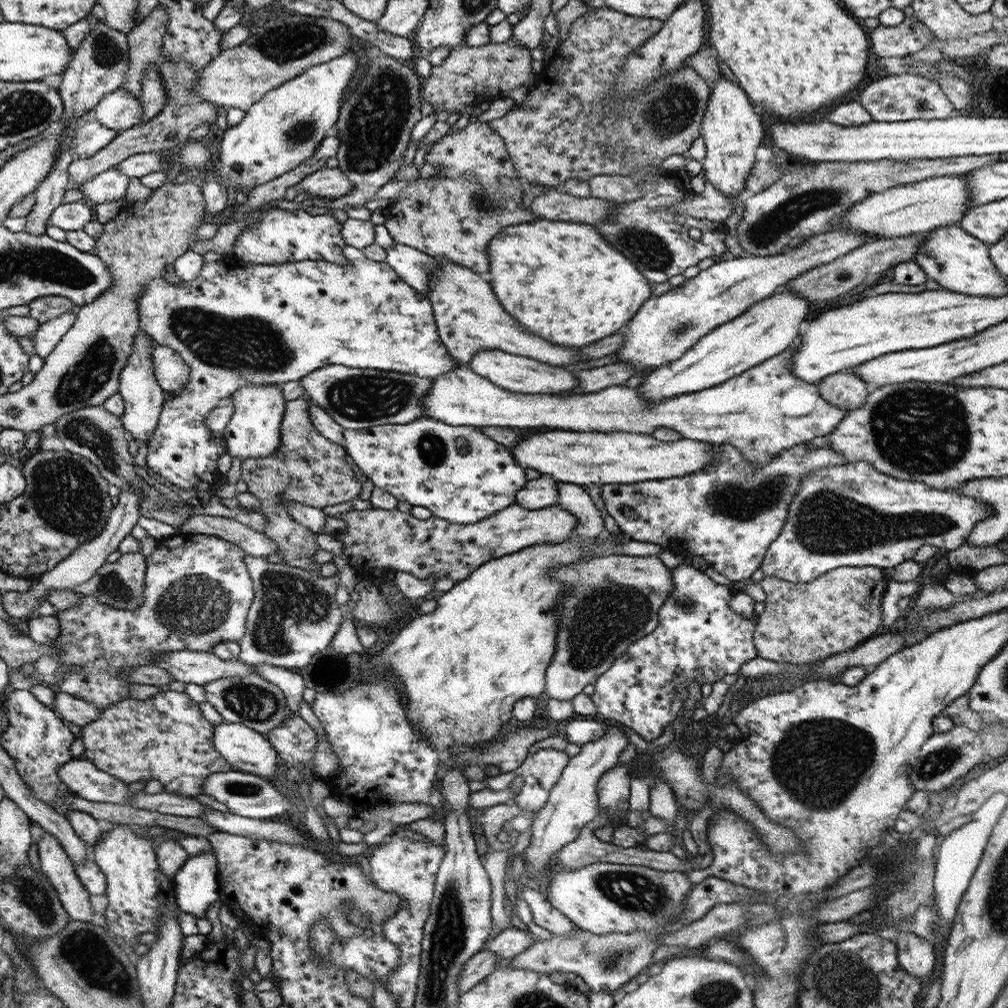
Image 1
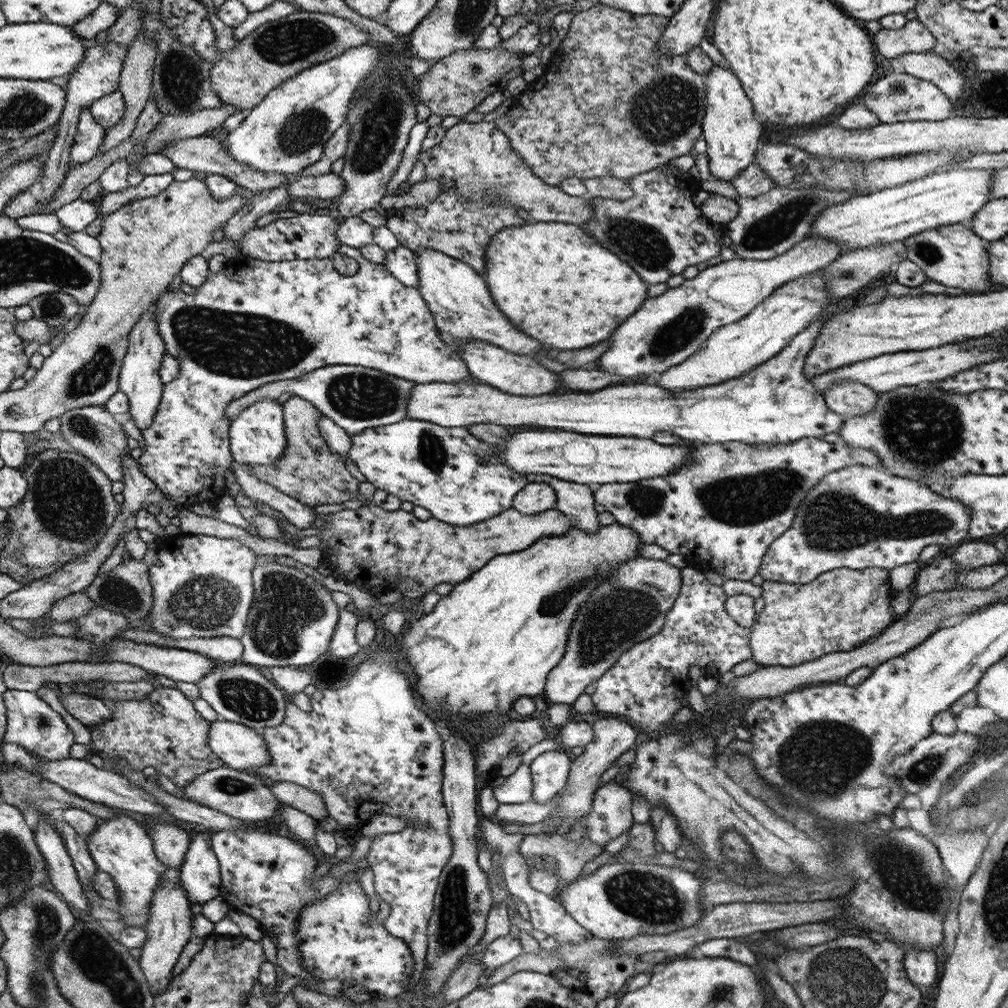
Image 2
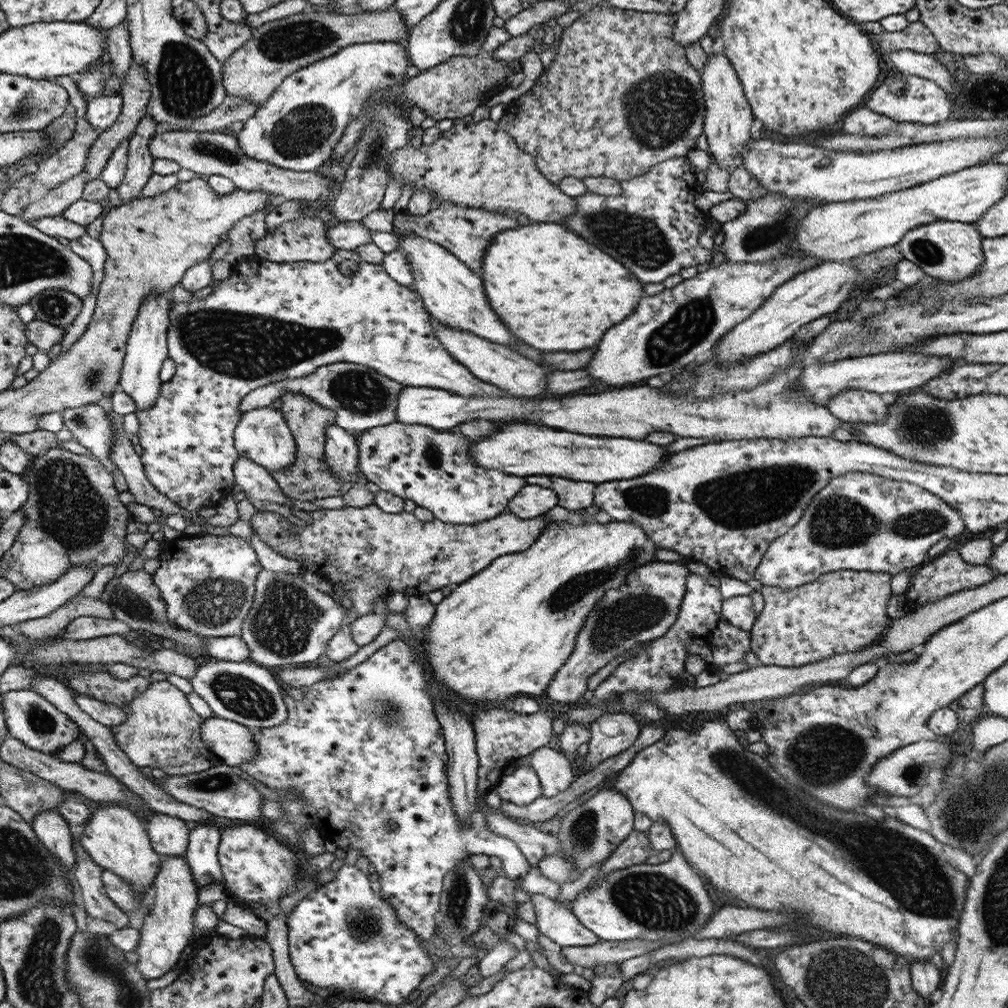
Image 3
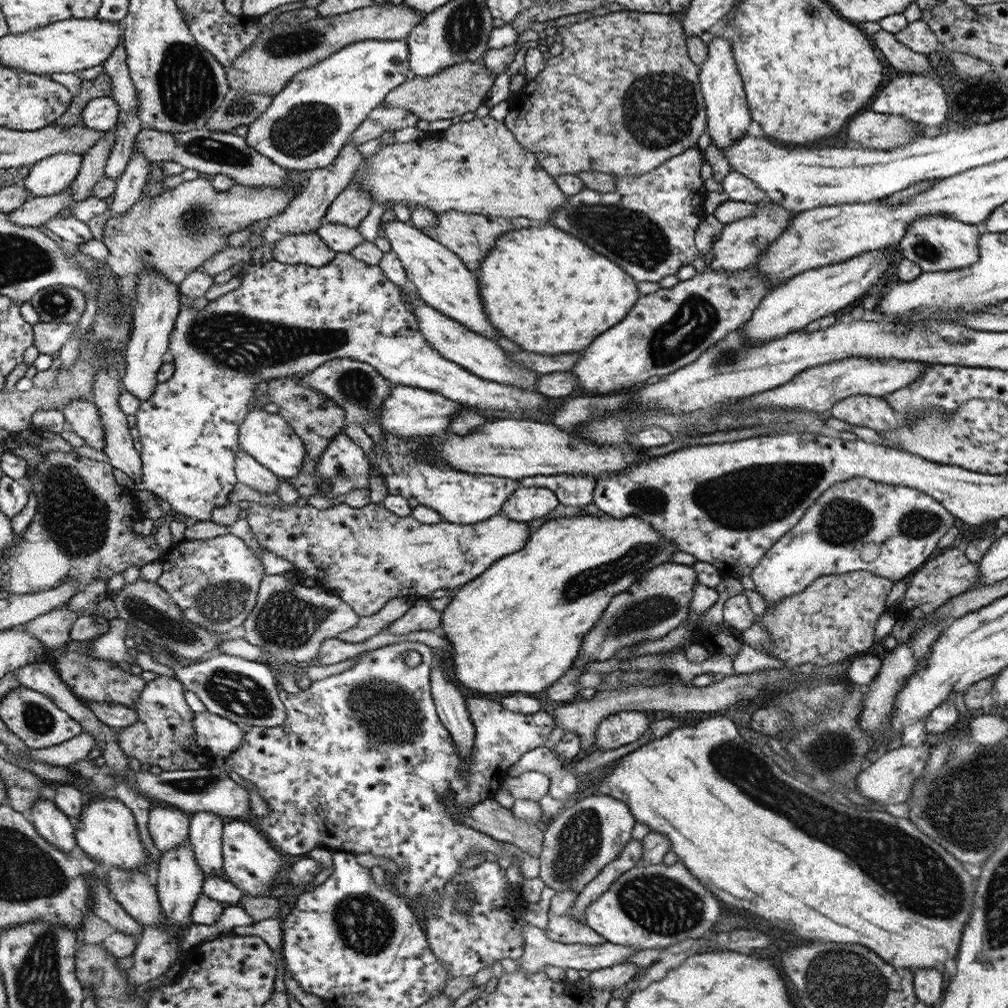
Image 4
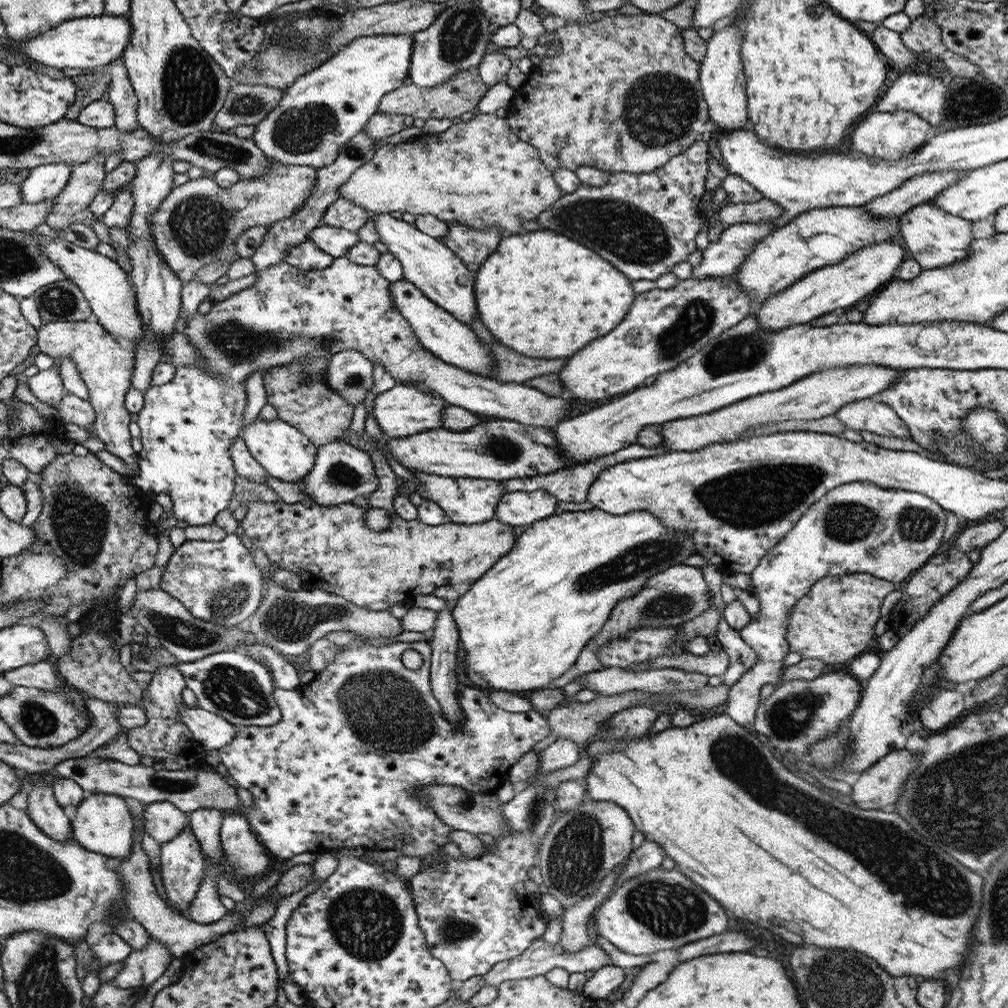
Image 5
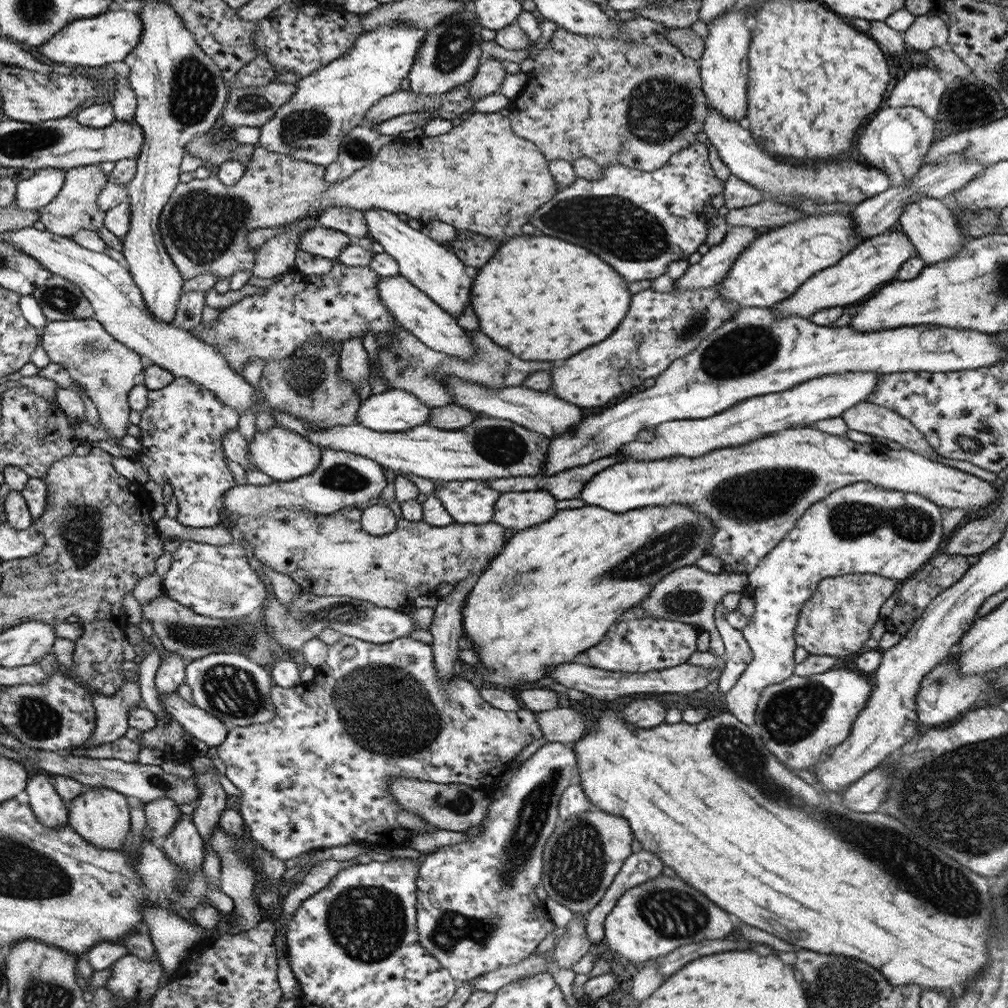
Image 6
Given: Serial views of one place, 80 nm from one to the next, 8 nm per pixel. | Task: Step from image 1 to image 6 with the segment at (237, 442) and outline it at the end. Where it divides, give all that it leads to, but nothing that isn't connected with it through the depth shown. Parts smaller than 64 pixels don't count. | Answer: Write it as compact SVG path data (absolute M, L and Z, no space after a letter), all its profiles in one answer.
M275 424L268 430L257 430L253 441L248 443L248 450L251 452L253 464L262 473L280 482L288 482L312 474L319 467L322 459L322 450L318 445L282 424Z

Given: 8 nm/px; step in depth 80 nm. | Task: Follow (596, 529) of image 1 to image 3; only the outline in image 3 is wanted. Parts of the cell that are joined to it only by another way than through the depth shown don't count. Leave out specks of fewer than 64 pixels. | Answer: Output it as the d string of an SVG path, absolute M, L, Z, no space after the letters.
M542 474L528 476L525 479L527 485L554 489L559 497L557 505L567 510L582 510L595 504L595 485L592 481L572 480L568 477L559 476L542 476Z

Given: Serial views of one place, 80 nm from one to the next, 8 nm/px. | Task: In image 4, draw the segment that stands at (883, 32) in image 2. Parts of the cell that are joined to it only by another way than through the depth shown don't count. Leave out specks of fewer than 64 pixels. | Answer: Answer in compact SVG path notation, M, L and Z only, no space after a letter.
M916 20L907 24L907 27L895 34L900 44L907 46L918 54L931 56L935 54L939 40L930 25L922 20Z

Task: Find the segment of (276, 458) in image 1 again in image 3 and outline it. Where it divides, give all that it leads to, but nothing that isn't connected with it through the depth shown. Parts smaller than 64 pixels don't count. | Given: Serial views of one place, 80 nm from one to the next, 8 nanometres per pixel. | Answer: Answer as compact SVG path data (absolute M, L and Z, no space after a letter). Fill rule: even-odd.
M288 391L280 397L280 400L282 400L283 416L297 442L297 460L288 468L271 471L271 475L275 478L282 493L290 499L307 500L308 502L317 498L342 497L342 494L346 494L346 490L355 486L356 481L343 480L327 468L326 434L328 426L335 424L337 412L324 408L304 393ZM346 484L348 484L348 488L346 488Z

